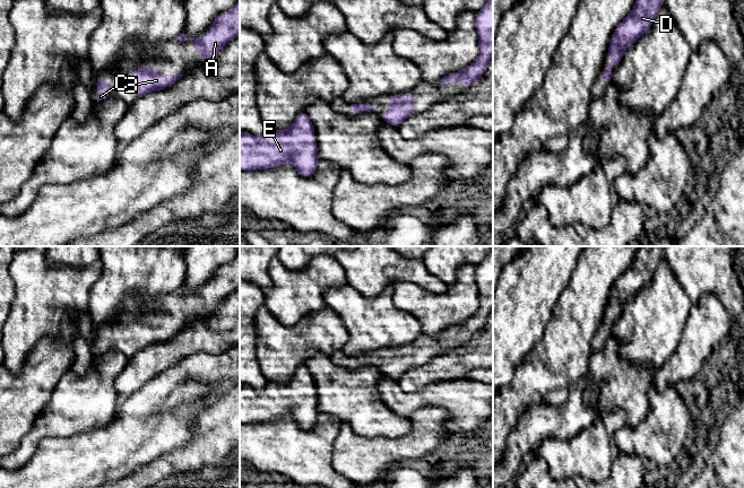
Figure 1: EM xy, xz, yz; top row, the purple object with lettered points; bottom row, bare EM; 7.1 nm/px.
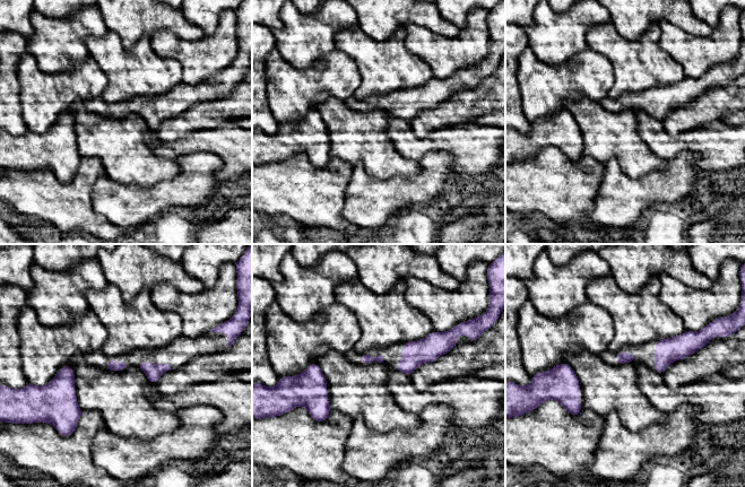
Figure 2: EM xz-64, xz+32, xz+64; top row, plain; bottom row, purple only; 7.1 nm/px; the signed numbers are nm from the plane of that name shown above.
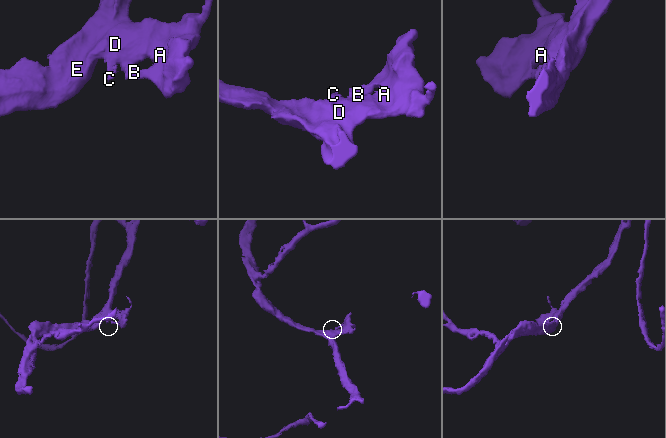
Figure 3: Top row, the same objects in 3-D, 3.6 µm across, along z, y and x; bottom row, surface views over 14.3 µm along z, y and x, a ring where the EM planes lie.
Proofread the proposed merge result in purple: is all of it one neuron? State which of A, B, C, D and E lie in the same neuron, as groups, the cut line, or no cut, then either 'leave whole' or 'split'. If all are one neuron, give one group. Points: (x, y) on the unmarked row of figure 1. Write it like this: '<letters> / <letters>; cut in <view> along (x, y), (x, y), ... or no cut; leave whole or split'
A B C D E; no cut; leave whole

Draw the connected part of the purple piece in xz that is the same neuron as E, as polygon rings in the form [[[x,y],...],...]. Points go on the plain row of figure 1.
[[[305,365],[299,366],[293,377],[284,384],[268,381],[266,386],[260,390],[240,385],[240,422],[267,422],[289,416],[302,430],[310,430],[314,427],[320,413],[314,387],[313,377]]]

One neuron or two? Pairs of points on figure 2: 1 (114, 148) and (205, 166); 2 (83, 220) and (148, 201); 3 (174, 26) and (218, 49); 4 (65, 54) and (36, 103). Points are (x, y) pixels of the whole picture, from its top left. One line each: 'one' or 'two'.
1: two
2: two
3: two
4: two

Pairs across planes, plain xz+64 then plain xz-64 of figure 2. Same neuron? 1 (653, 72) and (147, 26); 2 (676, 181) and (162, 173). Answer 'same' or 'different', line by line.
1: different
2: different

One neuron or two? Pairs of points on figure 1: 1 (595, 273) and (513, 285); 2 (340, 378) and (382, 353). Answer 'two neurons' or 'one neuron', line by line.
1: two neurons
2: two neurons

